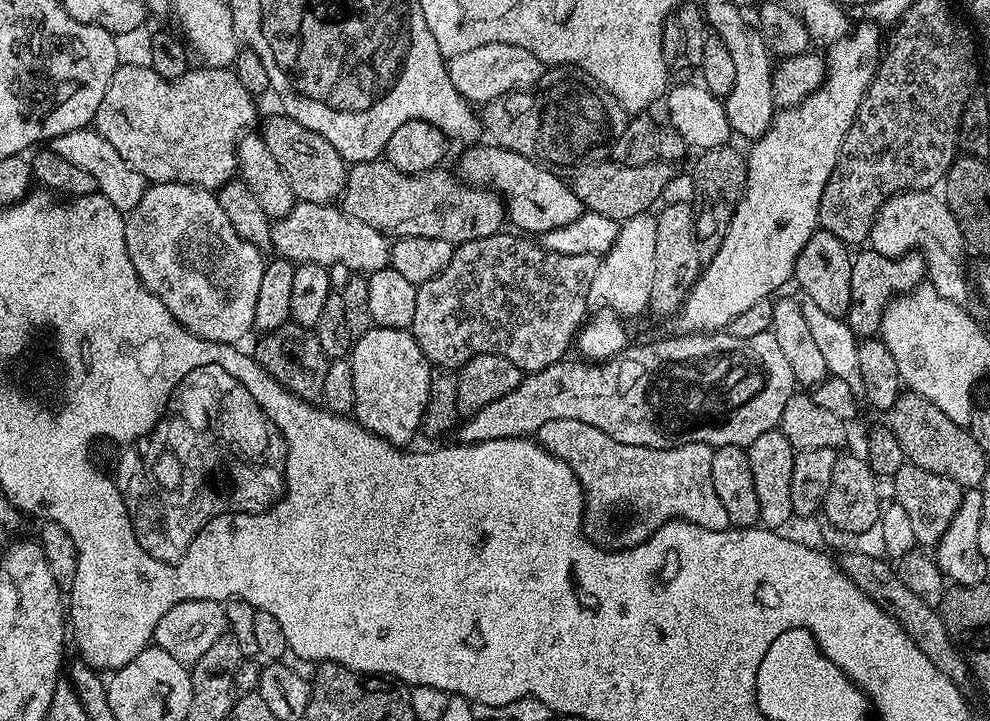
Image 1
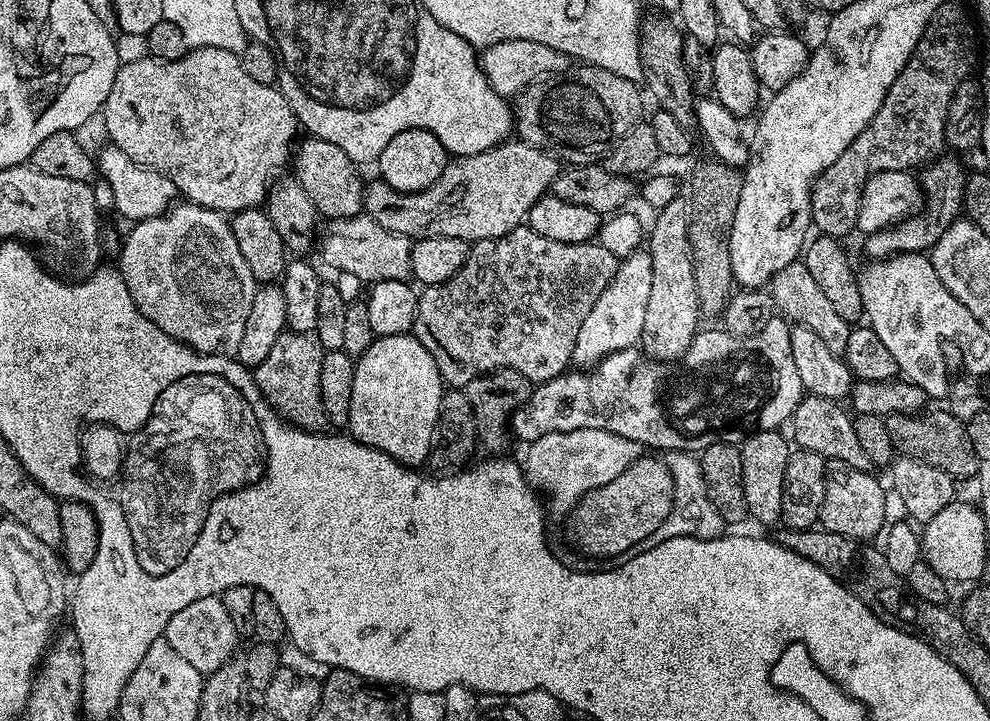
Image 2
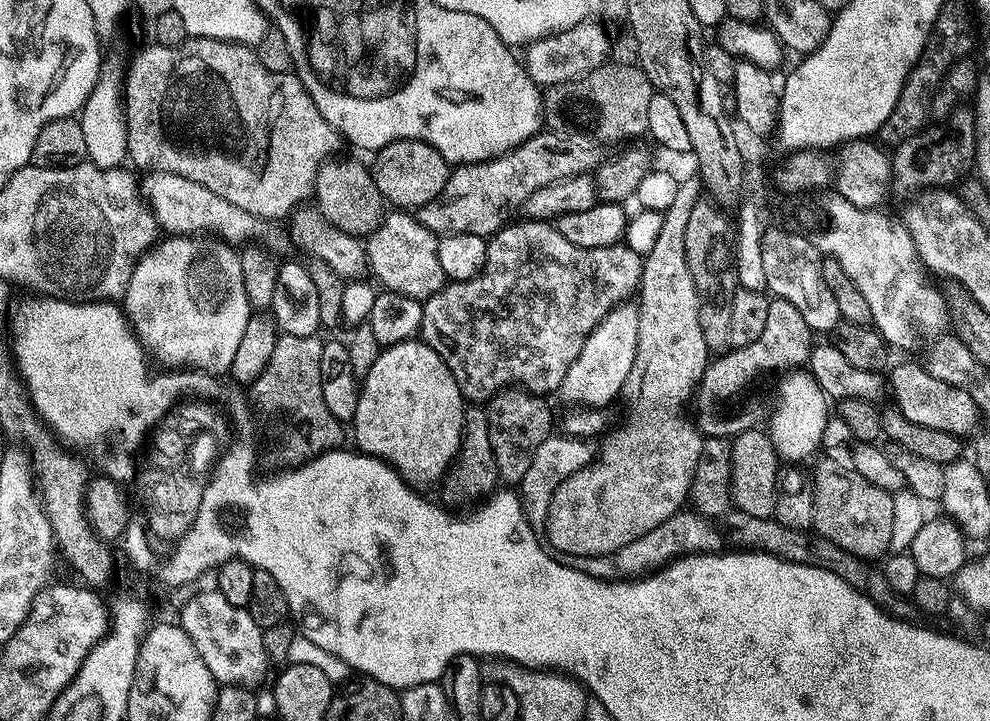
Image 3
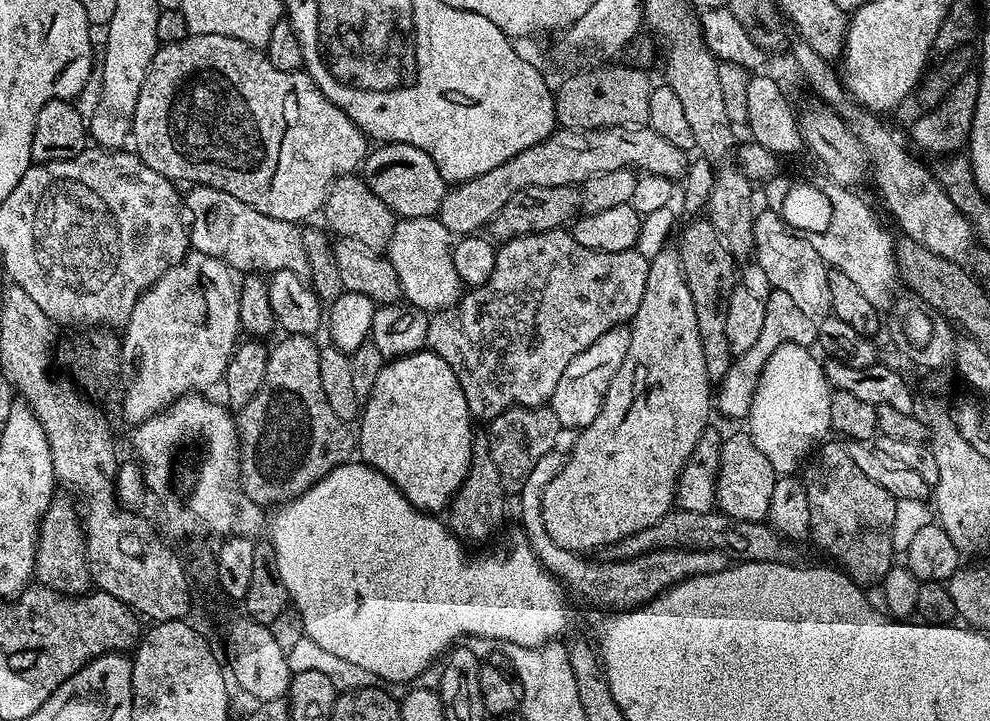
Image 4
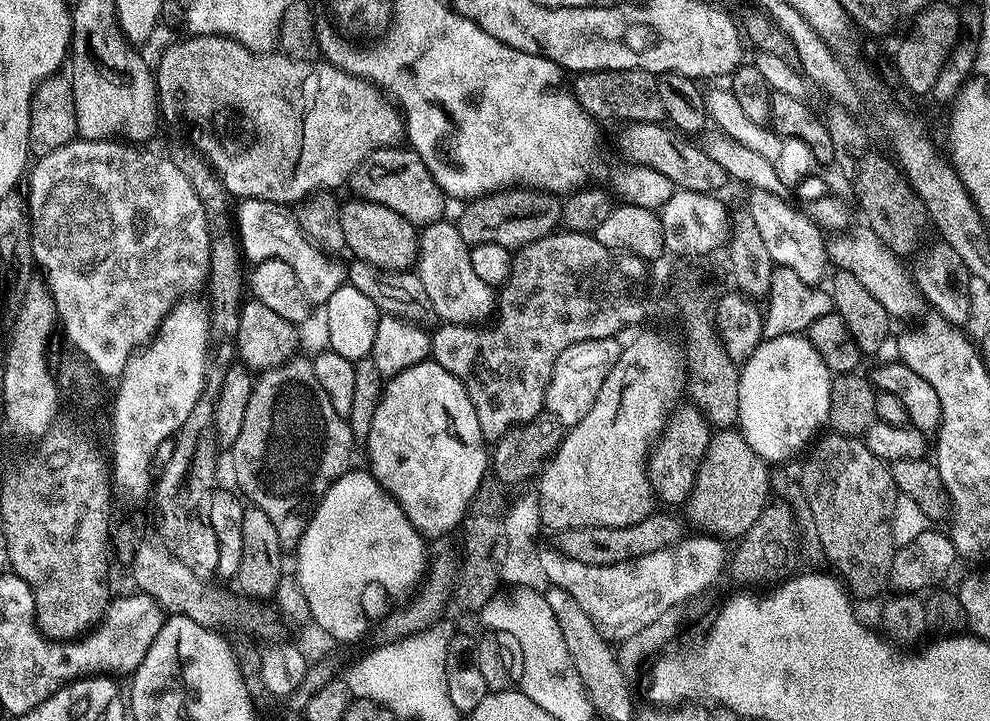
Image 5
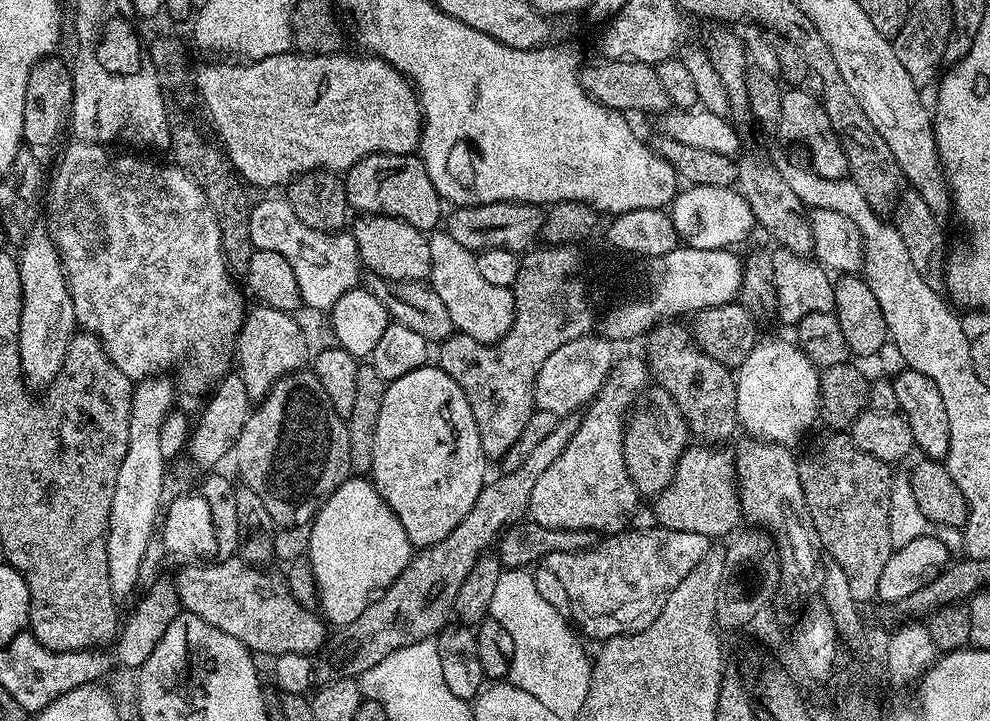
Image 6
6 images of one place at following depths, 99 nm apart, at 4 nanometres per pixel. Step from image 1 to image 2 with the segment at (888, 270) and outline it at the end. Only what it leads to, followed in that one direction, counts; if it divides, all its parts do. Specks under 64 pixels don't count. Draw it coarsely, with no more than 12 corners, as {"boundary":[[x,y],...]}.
{"boundary":[[952,154],[923,165],[922,214],[867,237],[876,258],[927,253],[961,215],[968,176]]}

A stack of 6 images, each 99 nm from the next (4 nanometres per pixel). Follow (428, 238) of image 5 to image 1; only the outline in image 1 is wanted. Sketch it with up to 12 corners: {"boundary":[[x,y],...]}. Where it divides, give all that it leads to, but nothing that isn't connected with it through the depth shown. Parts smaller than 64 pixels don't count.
{"boundary":[[297,202],[271,251],[296,264],[389,267],[383,232],[332,204]]}

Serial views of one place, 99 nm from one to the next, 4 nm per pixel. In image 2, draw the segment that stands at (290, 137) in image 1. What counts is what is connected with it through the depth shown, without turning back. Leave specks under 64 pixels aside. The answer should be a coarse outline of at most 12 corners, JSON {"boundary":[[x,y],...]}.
{"boundary":[[301,139],[295,179],[321,217],[364,212],[366,180],[334,142]]}

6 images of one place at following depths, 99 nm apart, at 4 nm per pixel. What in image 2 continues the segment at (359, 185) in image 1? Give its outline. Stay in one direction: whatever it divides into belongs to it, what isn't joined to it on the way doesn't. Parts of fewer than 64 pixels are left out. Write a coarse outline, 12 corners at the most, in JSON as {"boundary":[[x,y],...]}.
{"boundary":[[509,138],[438,182],[373,179],[364,212],[413,241],[502,238],[560,173]]}

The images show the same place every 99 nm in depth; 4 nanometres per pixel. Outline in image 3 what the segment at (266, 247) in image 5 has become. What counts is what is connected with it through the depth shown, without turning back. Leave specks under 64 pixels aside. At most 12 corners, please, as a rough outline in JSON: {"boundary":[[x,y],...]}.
{"boundary":[[148,172],[143,203],[168,234],[240,246],[265,221],[190,178]]}

